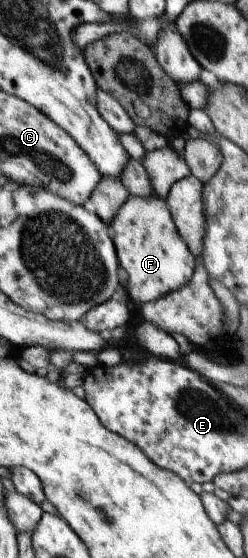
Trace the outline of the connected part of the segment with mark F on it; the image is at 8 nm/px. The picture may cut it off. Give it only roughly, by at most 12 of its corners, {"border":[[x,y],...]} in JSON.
{"border":[[129,195],[108,229],[134,307],[199,268],[166,202]]}

